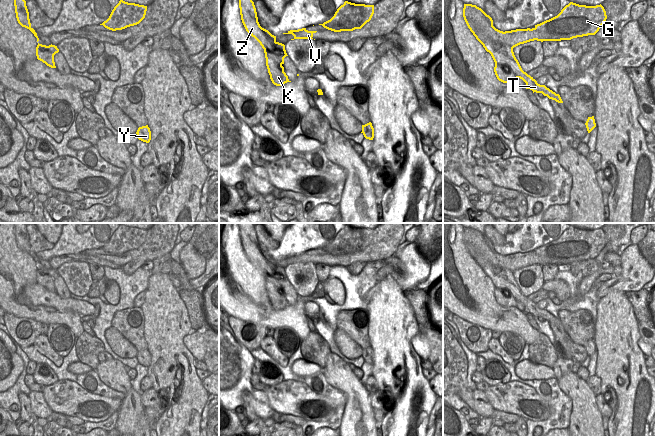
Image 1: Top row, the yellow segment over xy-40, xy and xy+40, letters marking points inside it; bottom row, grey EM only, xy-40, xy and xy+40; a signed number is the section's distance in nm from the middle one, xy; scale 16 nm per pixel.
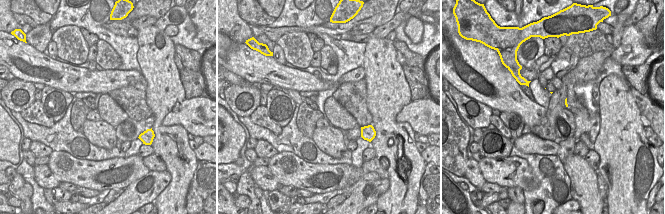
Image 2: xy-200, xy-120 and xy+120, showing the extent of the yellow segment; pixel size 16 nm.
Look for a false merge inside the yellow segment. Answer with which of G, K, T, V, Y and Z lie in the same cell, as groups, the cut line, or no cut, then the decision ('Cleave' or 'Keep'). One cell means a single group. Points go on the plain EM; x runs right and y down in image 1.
Groups: G V Z / K T Y. Split along xy+40 (512, 271), (502, 268), (491, 278). Cleave

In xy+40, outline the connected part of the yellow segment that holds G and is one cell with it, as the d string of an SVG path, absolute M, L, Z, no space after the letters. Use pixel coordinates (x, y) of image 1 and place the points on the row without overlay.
M570 226L561 236L530 253L500 255L493 250L492 242L481 232L464 228L464 244L476 261L490 278L502 268L512 272L530 265L561 265L577 261L595 259L607 243L604 231L586 230Z

